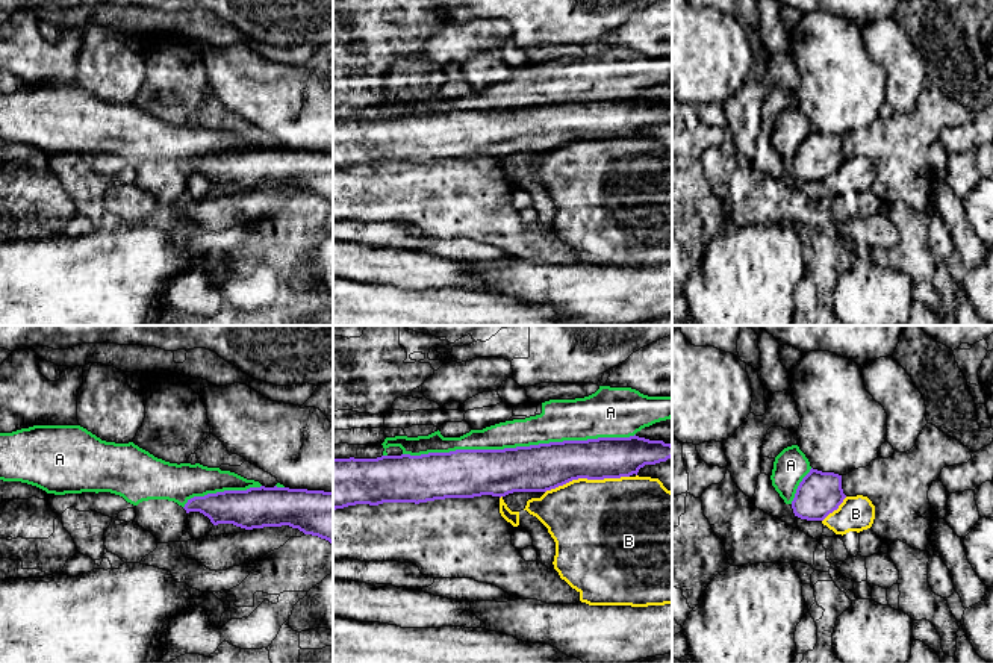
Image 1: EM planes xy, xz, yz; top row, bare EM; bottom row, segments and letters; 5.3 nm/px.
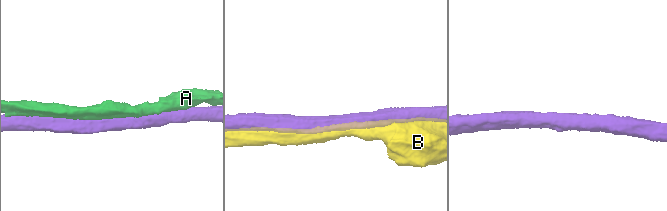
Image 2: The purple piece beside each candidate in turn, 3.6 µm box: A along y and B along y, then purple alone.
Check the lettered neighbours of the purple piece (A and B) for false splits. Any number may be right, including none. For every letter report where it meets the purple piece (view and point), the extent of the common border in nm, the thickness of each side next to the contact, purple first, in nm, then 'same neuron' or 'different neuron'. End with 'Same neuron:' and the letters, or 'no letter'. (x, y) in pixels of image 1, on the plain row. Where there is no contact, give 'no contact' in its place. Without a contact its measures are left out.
A: meets purple in xz at (518, 108); contact 1250 nm long; 260 nm thick on the purple side, 200 nm on the other; different neuron
B: meets purple in xz at (586, 138); contact 460 nm long; 240 nm thick on the purple side, 460 nm on the other; different neuron
Same neuron: no letter

